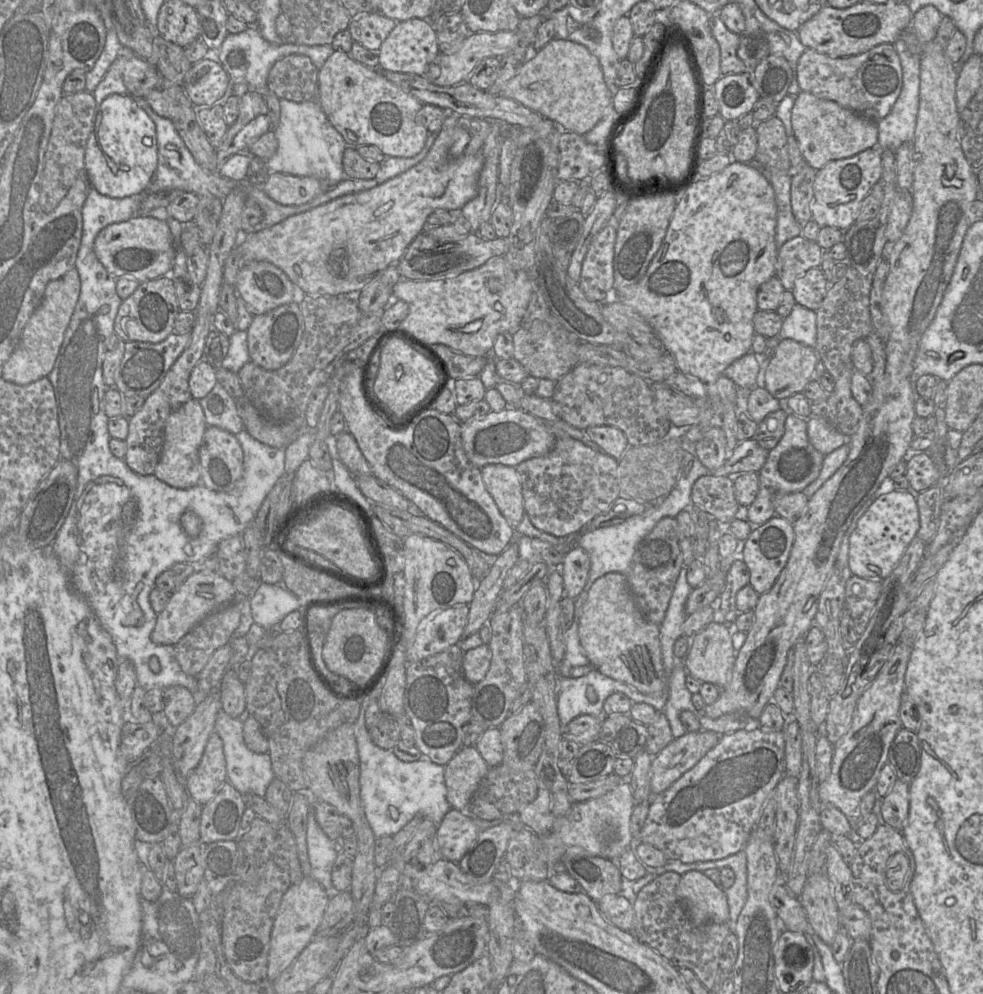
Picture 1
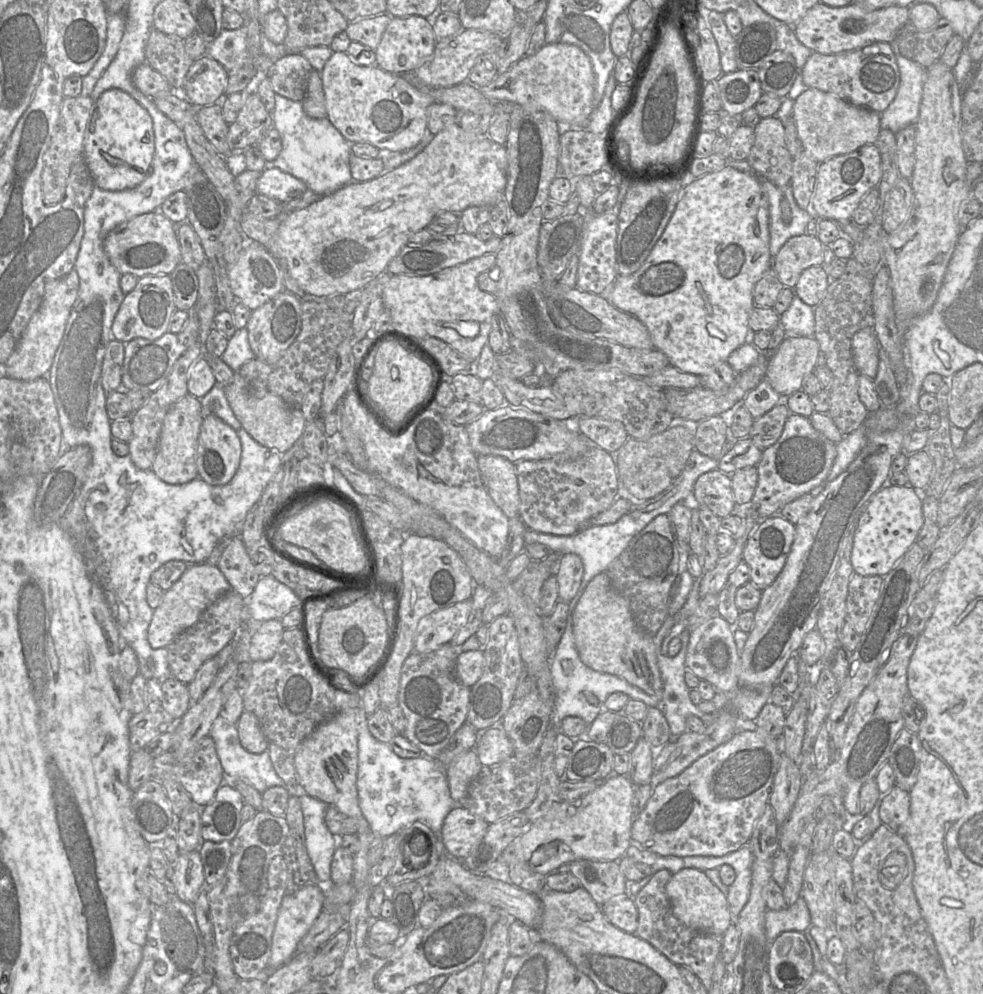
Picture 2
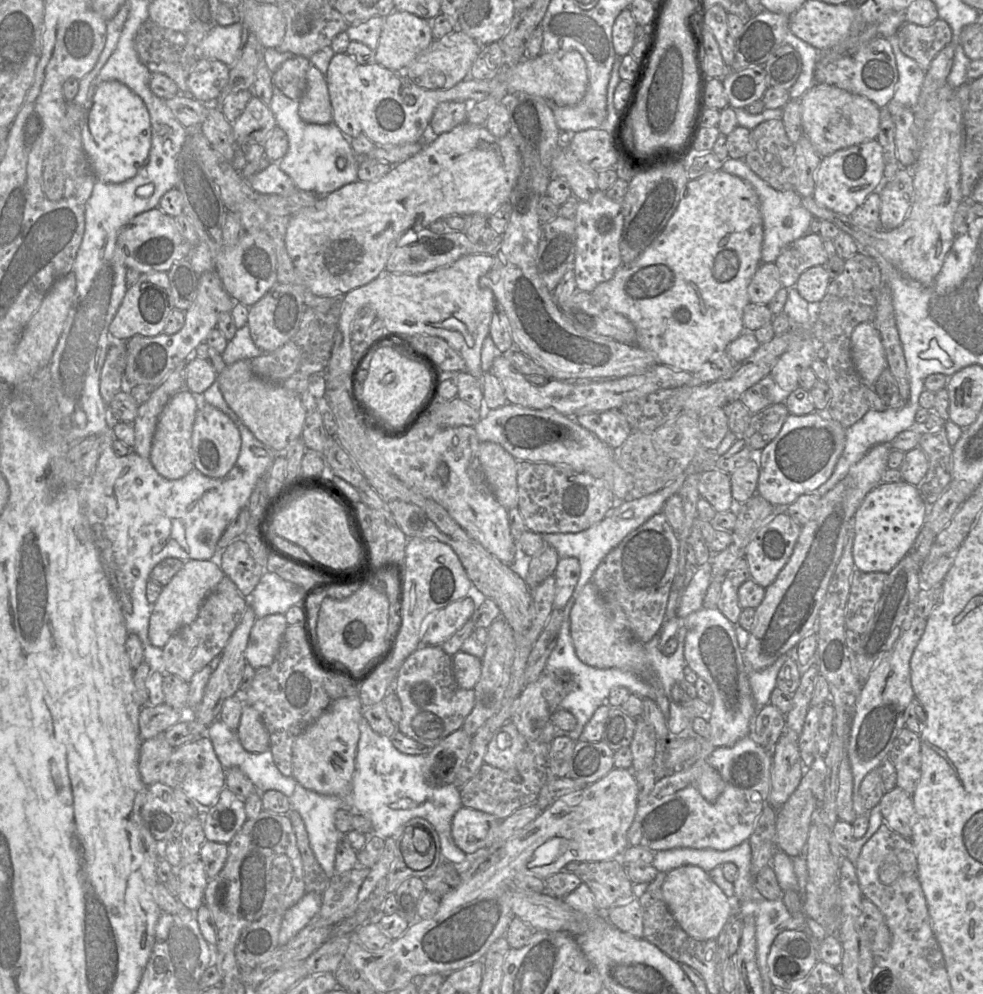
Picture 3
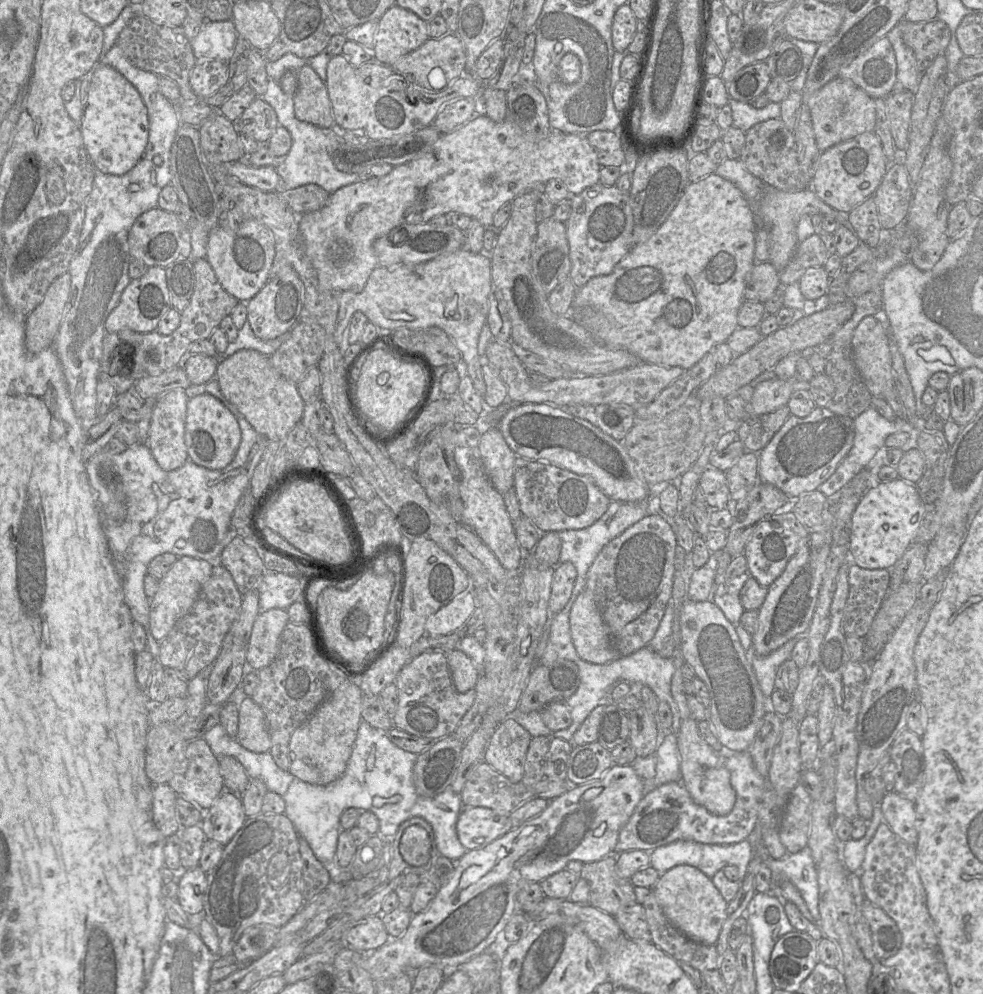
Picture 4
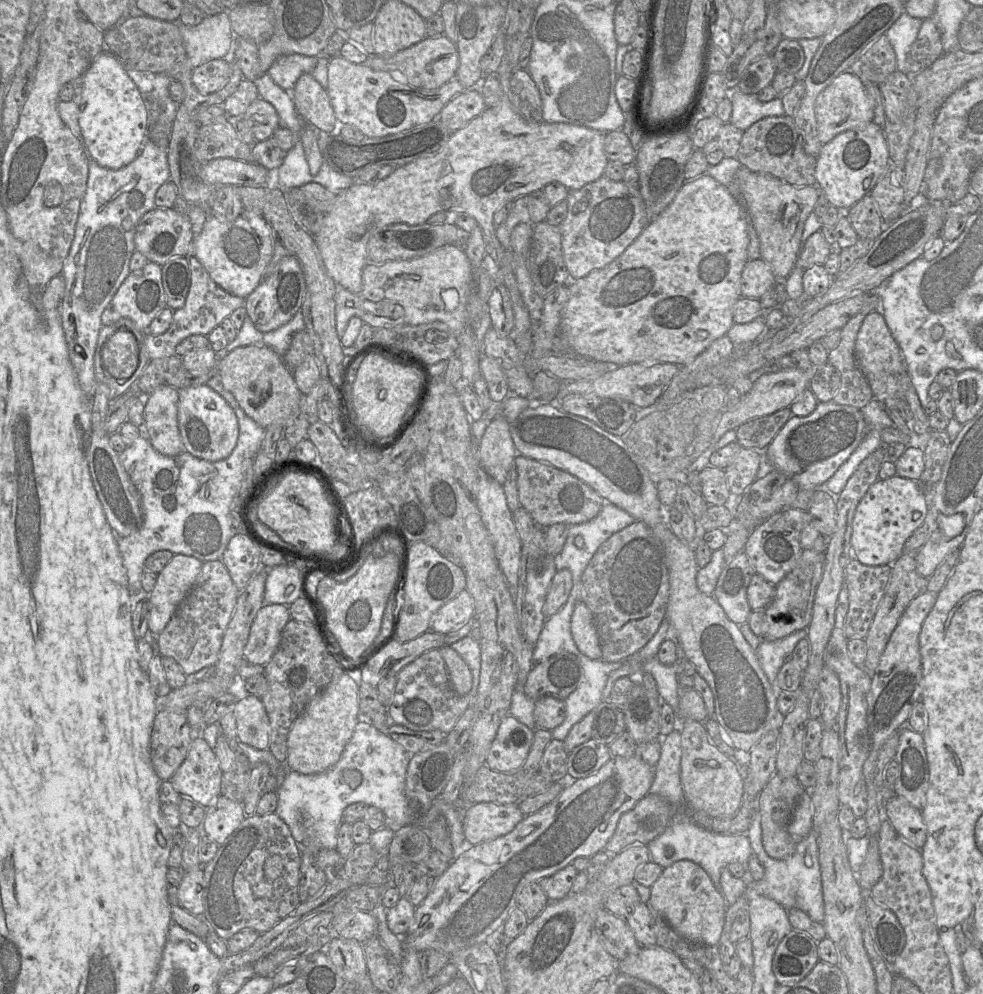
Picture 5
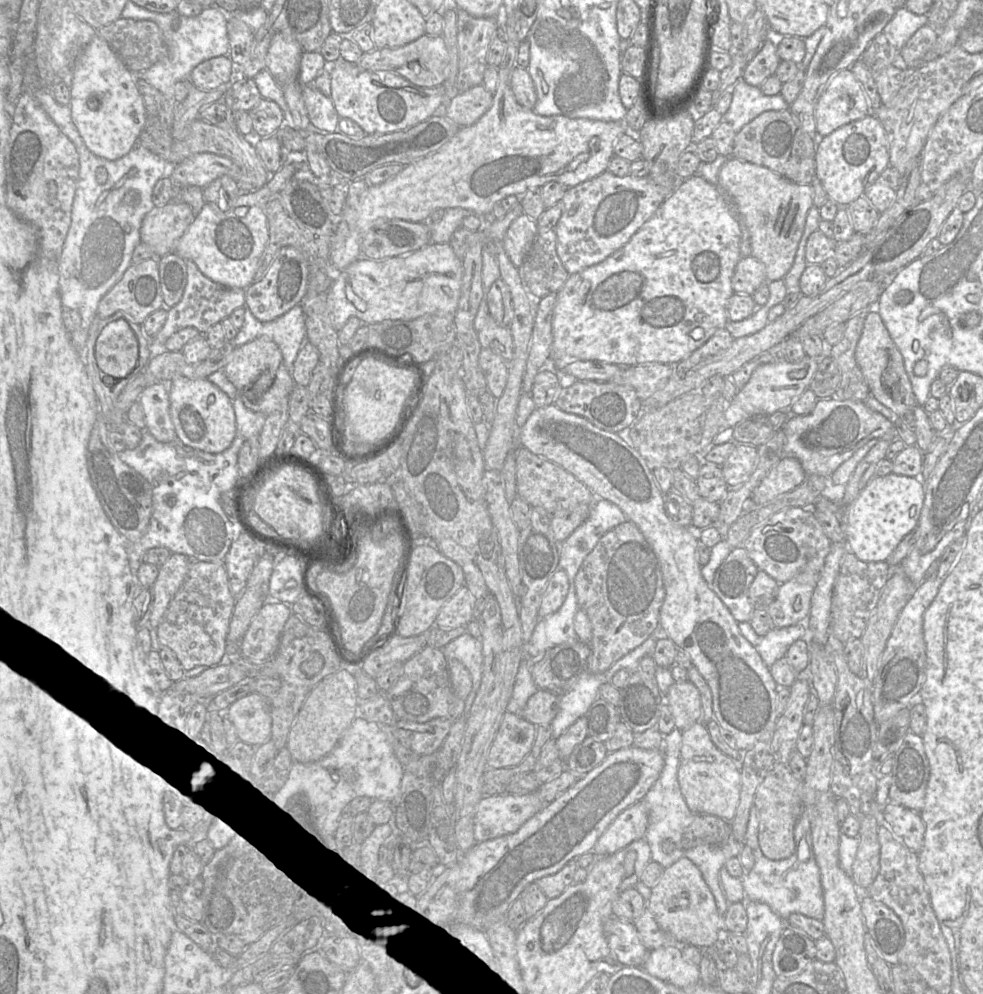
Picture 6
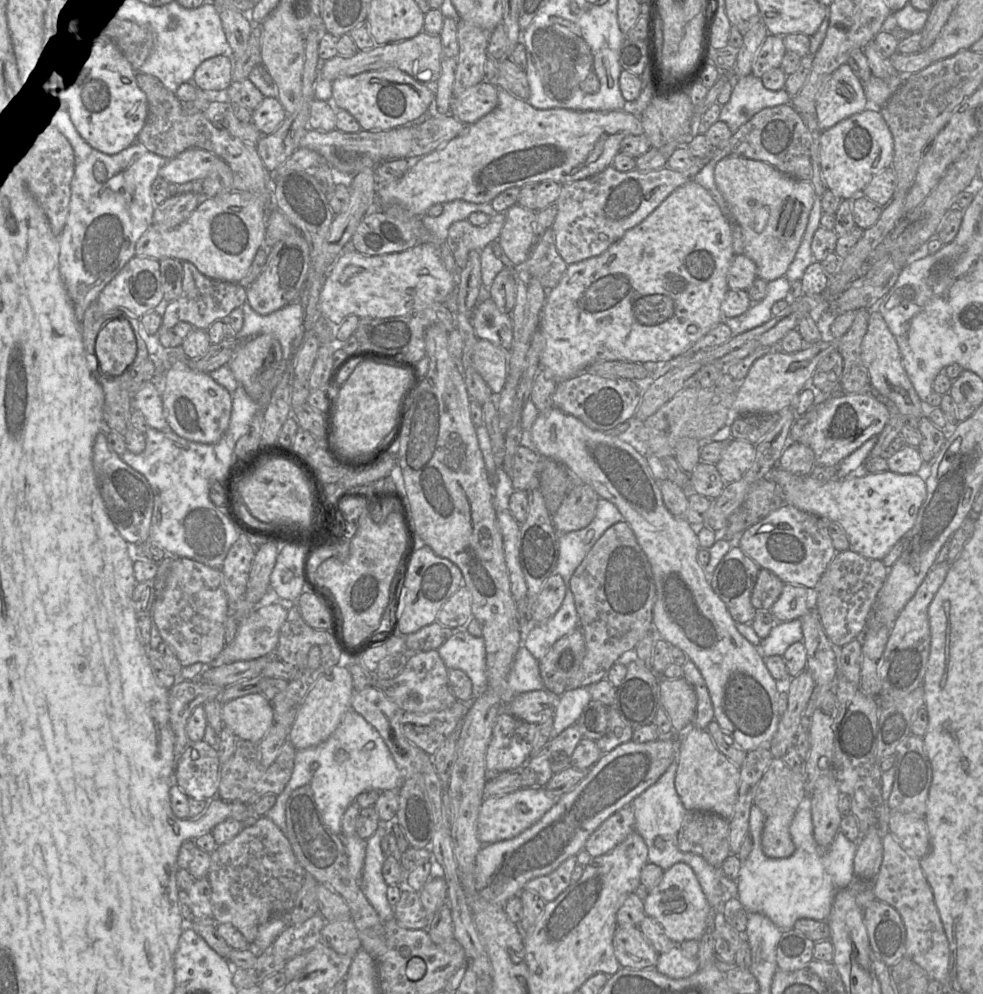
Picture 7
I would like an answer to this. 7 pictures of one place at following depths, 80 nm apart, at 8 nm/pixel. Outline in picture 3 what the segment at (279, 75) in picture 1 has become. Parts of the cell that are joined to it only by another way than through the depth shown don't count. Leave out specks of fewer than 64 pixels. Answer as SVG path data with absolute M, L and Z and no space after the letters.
M293 56L272 73L272 84L286 97L299 100L306 90L306 73L309 67L310 62L307 58Z

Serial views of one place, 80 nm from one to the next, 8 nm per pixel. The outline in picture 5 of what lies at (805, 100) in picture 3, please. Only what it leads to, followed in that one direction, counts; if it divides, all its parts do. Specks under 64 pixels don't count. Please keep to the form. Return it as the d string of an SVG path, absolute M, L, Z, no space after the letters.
M849 71L837 76L817 97L815 116L818 138L823 144L828 143L838 134L862 127L873 120L873 108L865 85Z

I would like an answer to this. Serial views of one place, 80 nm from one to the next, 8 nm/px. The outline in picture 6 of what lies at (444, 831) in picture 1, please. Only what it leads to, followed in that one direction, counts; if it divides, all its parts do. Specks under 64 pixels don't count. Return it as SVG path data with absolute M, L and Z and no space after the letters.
M537 792L483 797L474 815L474 838L485 842L516 832L544 807Z

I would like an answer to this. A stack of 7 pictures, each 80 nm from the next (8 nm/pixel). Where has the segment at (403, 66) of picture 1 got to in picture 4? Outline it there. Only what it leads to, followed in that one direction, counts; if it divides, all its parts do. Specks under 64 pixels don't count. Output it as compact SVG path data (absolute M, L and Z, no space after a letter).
M394 4L378 20L374 60L392 66L399 58L418 49L428 39L428 22Z

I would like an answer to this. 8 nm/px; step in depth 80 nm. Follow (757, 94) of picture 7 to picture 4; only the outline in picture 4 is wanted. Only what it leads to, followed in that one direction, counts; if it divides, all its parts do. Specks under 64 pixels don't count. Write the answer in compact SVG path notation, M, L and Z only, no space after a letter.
M729 97L732 110L733 126L747 132L756 124L773 118L781 118L780 103L769 102L763 108L757 109L750 103L740 102Z

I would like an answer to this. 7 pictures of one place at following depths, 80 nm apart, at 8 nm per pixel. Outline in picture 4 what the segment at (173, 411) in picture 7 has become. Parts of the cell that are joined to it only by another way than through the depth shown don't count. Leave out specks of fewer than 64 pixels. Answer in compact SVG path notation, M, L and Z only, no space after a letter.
M204 392L187 402L185 444L189 459L210 470L222 470L234 459L241 442L241 430L236 417L215 396Z

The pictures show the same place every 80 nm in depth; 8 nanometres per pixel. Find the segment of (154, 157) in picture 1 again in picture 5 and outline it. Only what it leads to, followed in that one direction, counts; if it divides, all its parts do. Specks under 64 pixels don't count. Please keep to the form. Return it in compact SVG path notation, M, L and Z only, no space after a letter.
M106 51L93 60L83 78L79 126L87 154L101 167L121 169L139 155L147 134L147 109L142 95L123 64Z

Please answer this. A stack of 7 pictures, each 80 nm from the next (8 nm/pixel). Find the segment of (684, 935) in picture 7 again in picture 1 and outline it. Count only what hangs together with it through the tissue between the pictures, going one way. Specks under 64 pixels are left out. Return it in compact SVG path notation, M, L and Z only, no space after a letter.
M692 870L683 874L676 894L694 924L728 922L729 907L725 893L703 872Z

